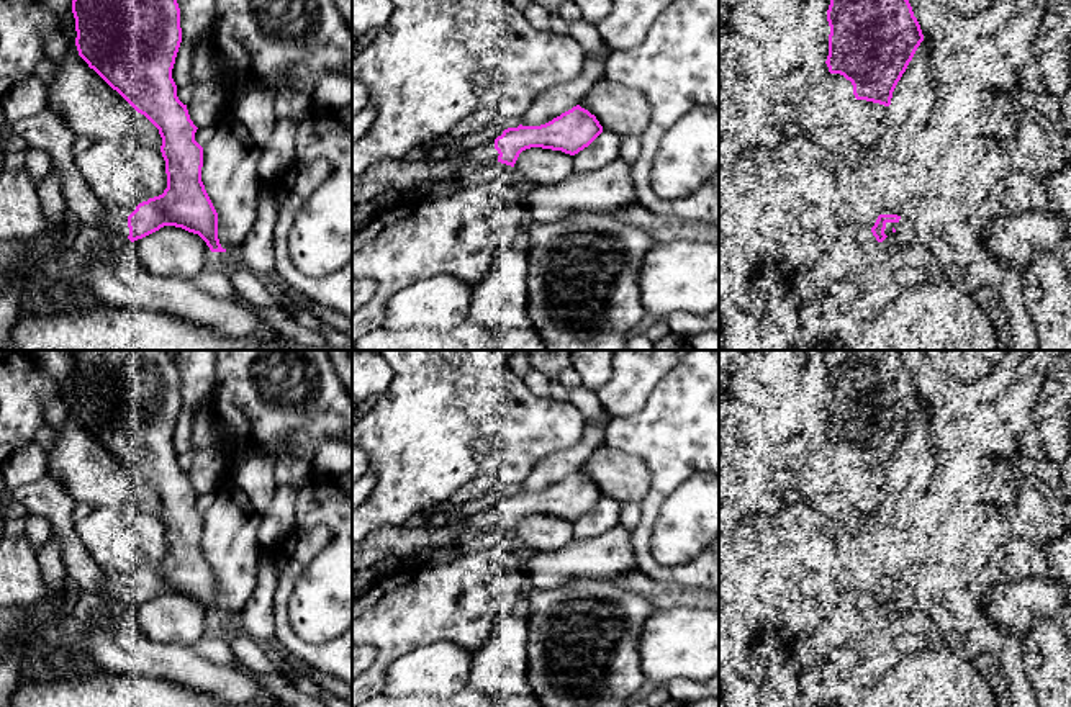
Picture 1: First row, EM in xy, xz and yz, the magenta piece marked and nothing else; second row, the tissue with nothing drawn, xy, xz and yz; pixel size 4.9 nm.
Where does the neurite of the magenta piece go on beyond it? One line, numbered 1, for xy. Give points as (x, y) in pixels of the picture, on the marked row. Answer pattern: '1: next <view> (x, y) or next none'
1: next none

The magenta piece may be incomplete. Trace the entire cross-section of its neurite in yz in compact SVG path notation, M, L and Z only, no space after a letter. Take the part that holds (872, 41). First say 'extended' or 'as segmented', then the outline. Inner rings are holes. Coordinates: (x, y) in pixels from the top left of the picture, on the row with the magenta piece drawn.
as segmented | M830 0L827 21L829 72L850 80L856 100L889 106L897 82L924 41L909 0Z

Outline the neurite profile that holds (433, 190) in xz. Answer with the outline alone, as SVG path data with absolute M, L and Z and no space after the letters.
M460 177L450 180L427 180L414 187L404 200L413 201L439 201L463 190Z

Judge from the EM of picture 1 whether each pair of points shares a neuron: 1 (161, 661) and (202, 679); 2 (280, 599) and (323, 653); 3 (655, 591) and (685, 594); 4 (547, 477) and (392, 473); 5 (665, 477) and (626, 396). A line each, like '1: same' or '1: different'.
1: same
2: same
3: same
4: different
5: different

